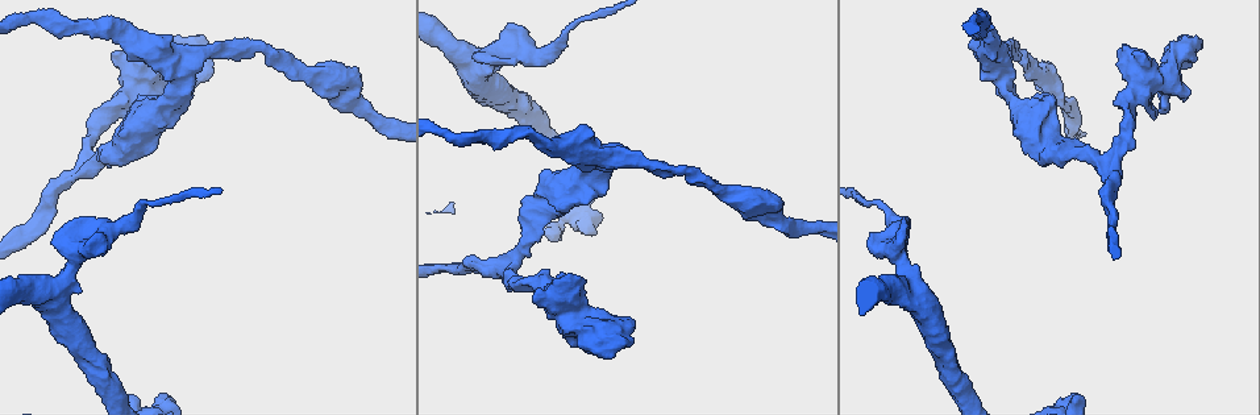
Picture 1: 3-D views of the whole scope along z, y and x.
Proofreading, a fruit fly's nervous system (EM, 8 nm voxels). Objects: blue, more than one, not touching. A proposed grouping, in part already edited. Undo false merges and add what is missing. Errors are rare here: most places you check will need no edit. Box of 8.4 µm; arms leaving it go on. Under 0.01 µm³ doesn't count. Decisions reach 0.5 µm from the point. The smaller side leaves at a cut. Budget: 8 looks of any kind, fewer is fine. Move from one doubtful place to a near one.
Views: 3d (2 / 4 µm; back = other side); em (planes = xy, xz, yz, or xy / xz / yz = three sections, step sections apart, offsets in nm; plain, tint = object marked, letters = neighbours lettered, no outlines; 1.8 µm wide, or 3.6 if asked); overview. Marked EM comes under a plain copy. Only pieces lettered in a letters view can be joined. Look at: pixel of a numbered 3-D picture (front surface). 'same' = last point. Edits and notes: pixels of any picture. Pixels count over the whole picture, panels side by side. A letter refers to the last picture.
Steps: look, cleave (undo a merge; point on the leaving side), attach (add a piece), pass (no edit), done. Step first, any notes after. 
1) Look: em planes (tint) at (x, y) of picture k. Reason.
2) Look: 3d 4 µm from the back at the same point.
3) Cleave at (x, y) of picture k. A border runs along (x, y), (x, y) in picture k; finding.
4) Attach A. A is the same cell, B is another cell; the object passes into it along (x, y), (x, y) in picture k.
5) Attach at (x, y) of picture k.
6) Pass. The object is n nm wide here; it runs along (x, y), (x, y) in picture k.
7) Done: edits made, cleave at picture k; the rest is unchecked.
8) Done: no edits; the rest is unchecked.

Look: 3d 2 µm at (754, 200) of picture 1.

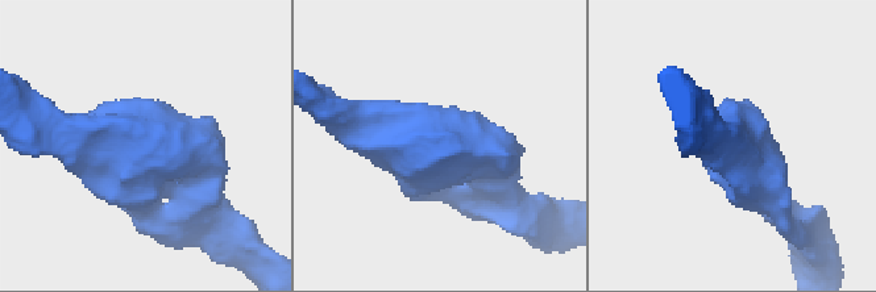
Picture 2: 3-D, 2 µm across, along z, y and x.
Look: em xy step 8 (tint) at (442, 146) of picture 2. Now the EM.

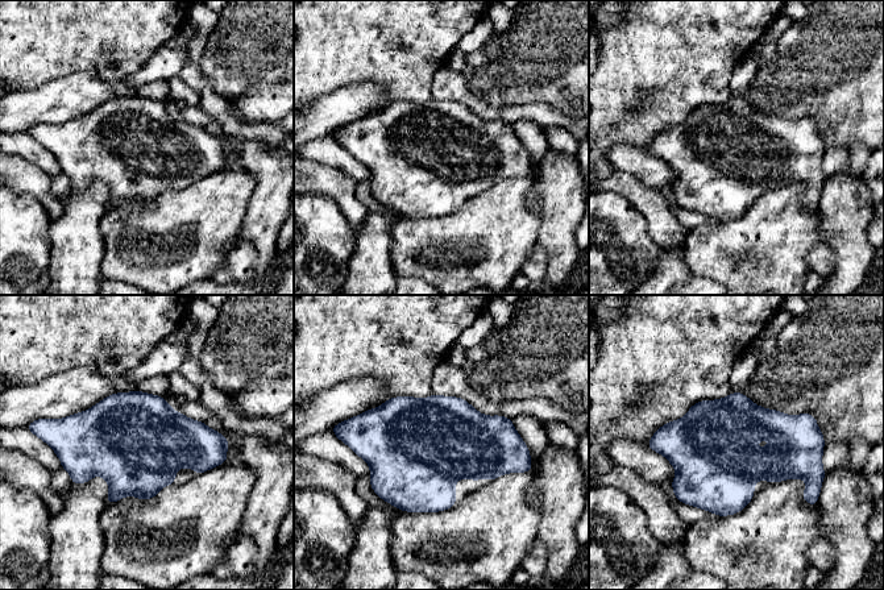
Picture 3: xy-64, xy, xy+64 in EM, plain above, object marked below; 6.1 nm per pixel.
Look: em planes (letters) at the same point.

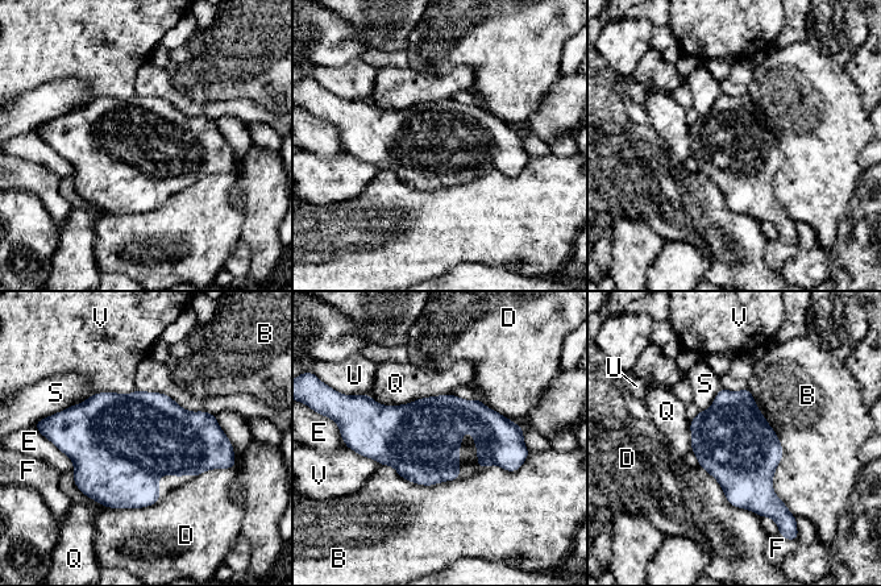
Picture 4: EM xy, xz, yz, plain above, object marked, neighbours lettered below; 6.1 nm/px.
Pass. B, D, E, F, Q, S, U and V are other cells; a border runs along (381, 464), (423, 485), (458, 478) in picture 4; continuous, no second neuron.

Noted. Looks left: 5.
Look: em xz step 16 (tint) at (510, 271) of picture 1. Side arm on a straight run.

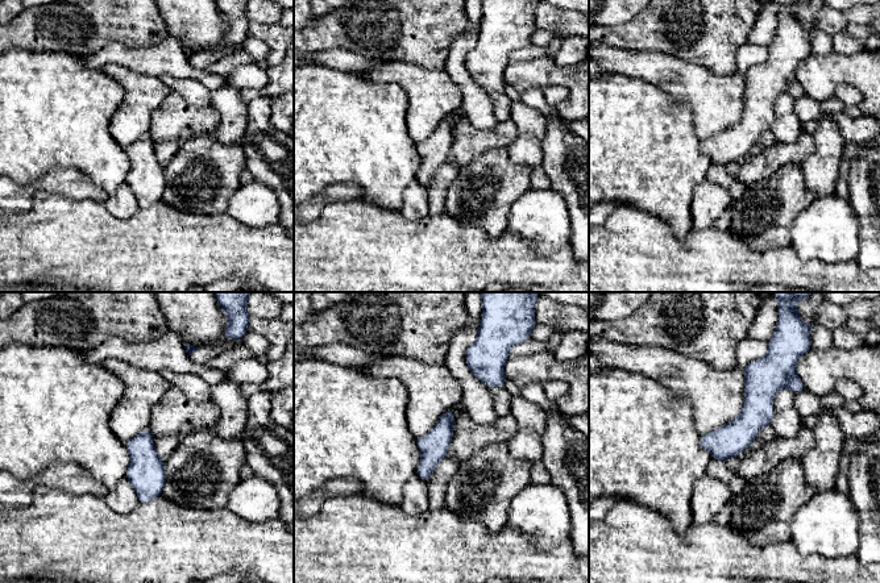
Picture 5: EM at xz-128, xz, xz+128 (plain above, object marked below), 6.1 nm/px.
Look: em planes (letters) at the same point.

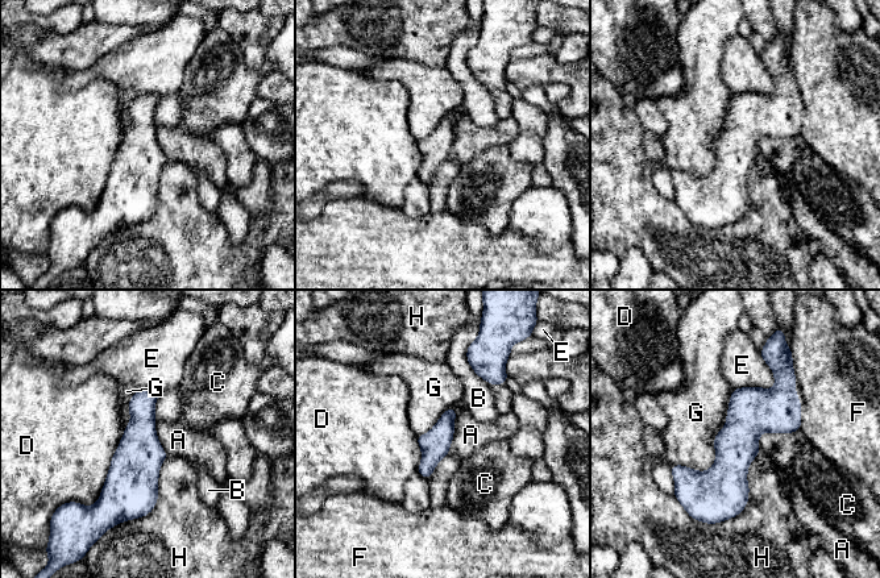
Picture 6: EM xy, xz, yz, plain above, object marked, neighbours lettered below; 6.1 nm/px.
Pass. The object is 180 nm wide here; A, B, C, D, E, F, G and H are other cells; a border runs along (453, 407), (455, 433), (447, 453) in picture 6; all the same neuron.

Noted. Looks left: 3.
Look: em xz step 8 (tint) at (1167, 76) of picture 1.

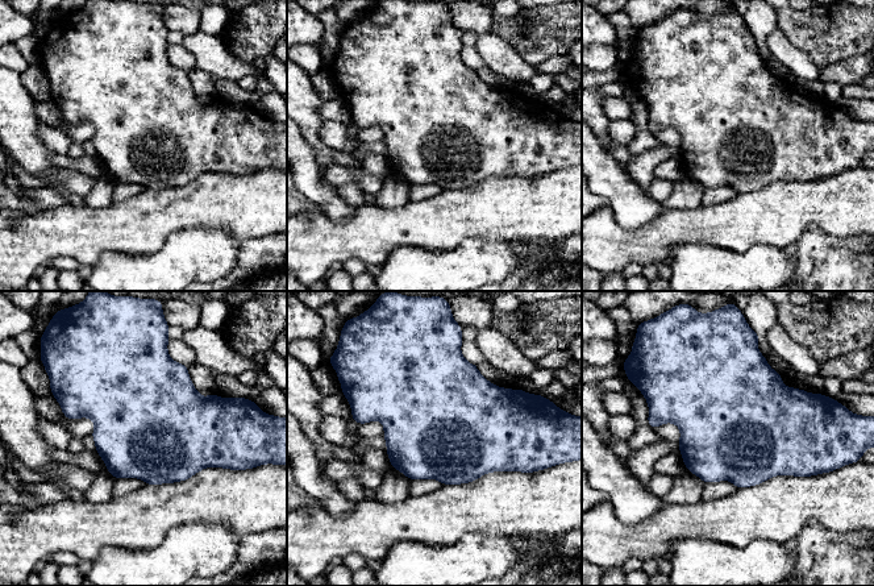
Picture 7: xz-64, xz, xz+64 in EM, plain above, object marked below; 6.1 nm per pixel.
Look: em planes (letters) at the same point. Another direction.

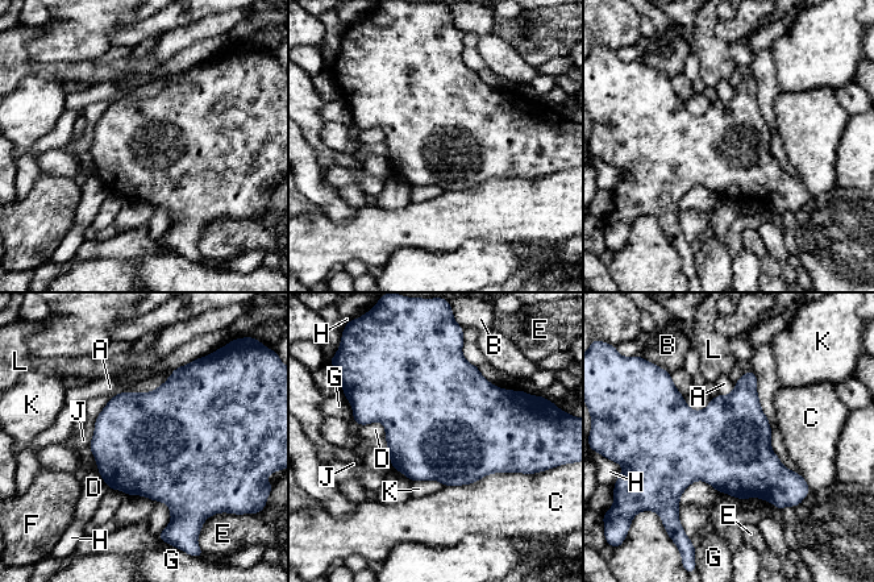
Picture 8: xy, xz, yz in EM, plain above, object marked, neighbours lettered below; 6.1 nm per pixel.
Pass. The longest contact is with K, 700 nm; A, B, C, D, E, F, G, H, J, K and L are other cells; continuous, no second neuron.

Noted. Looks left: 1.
Done: no edits; the rest is unchecked.

